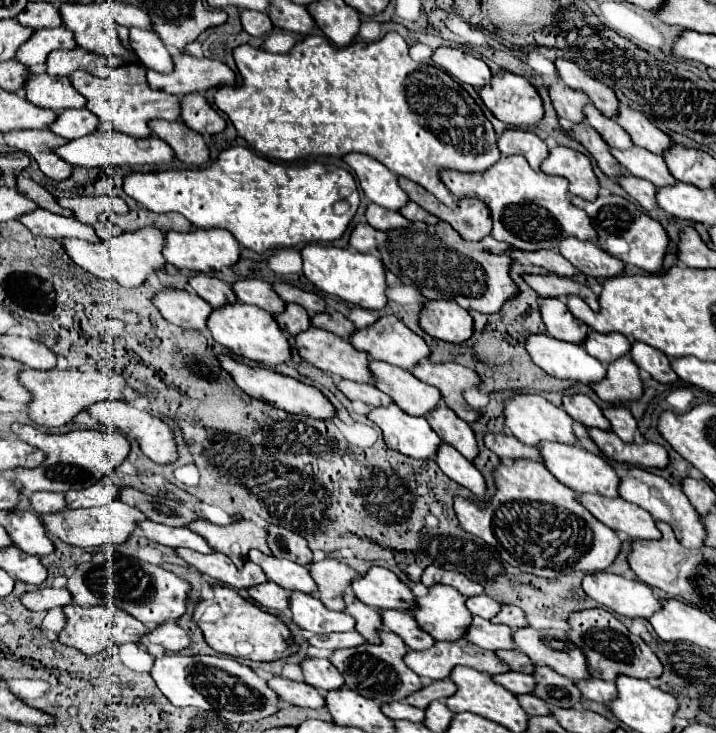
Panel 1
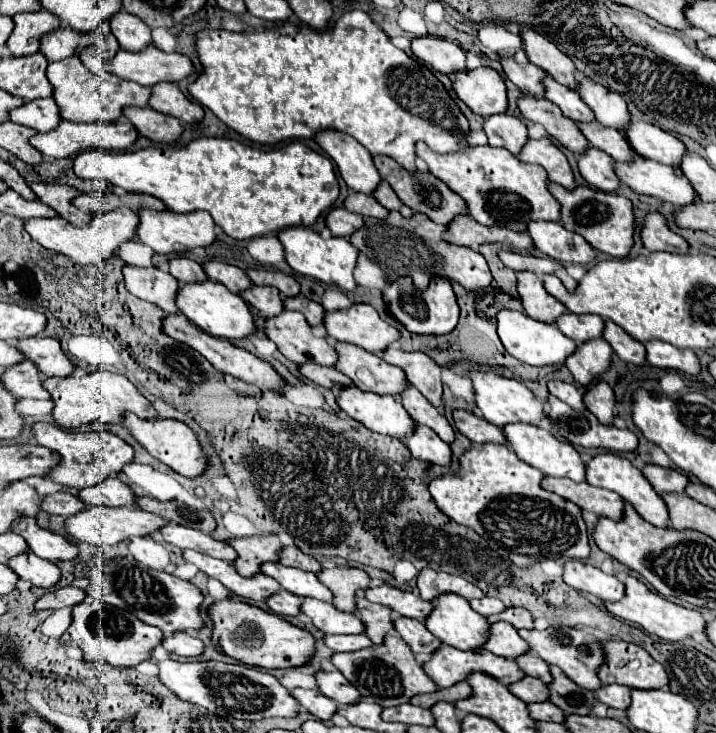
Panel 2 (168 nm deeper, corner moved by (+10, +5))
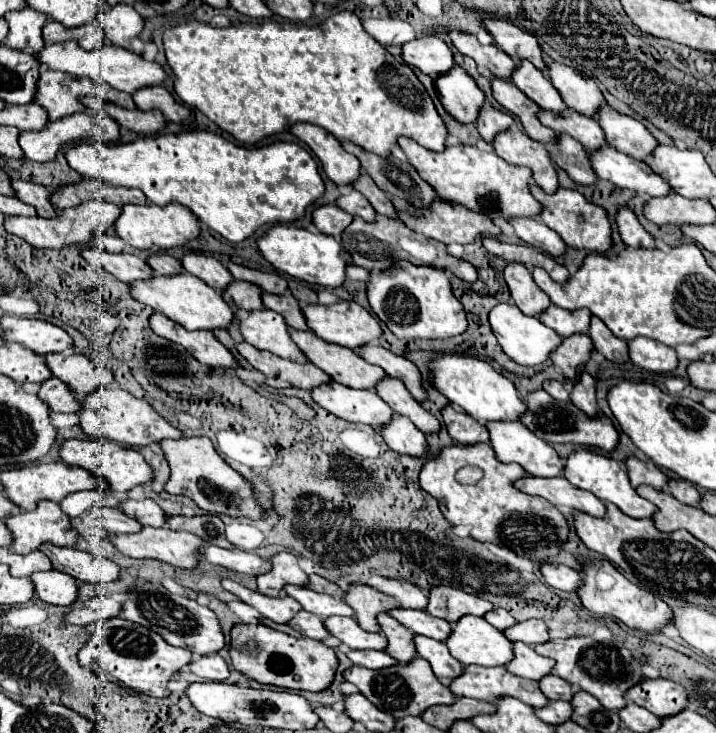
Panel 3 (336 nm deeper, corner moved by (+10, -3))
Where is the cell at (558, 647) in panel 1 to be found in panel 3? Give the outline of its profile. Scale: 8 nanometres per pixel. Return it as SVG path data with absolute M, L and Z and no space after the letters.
M571 637L571 639L553 639L543 645L537 645L535 651L543 657L555 659L553 675L569 681L573 687L583 689L597 697L605 709L619 711L627 705L625 691L629 691L637 681L643 681L643 663L641 655L631 653L625 645L617 643L599 643L593 637Z

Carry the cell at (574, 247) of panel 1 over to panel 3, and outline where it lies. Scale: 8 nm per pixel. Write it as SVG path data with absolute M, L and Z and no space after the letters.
M517 217L517 219L509 219L509 225L515 229L515 235L521 241L525 241L553 257L559 257L561 253L565 253L563 239L555 231L551 231L547 225L543 225L541 221L531 219L531 217Z

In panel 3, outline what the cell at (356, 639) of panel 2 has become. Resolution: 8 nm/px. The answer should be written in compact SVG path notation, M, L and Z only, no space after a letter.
M349 651L347 657L355 665L361 665L367 669L385 669L389 665L397 665L397 661L389 657L389 653L385 651Z

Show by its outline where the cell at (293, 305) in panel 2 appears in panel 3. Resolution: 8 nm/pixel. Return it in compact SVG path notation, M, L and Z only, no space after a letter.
M287 291L283 295L271 295L271 293L263 293L263 305L281 313L281 317L285 317L285 323L293 329L307 329L305 317L301 315L301 307L299 301Z

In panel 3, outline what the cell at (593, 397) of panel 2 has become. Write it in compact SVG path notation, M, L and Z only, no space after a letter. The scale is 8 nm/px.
M587 371L579 373L579 379L571 391L571 403L577 405L581 411L585 411L589 417L599 413L595 401L595 379Z

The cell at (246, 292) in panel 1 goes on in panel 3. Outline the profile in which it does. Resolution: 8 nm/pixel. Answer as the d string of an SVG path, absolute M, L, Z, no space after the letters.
M187 253L183 255L181 259L181 265L187 273L203 279L209 287L221 291L225 289L233 277L231 273L225 269L223 263L219 263L215 257L209 257L209 255L199 255L199 253Z

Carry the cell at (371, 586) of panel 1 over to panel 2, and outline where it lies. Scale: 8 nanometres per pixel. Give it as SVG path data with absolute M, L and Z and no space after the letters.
M381 583L377 587L365 589L365 597L371 603L385 605L385 607L393 609L395 613L403 615L403 617L413 617L413 619L419 619L419 621L423 621L429 615L429 611L433 609L431 603L423 601L417 593L397 589L389 583Z

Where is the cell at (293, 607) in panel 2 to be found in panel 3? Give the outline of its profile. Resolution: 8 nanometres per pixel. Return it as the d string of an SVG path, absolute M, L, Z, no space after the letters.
M299 611L289 625L295 631L299 631L303 637L309 637L315 641L327 641L331 637L331 633L325 629L323 621L319 617L315 617L313 613L307 613L307 611Z

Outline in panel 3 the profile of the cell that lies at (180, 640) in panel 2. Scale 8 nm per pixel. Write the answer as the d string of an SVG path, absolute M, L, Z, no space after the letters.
M207 655L189 665L189 671L199 675L203 681L225 683L229 677L229 665L223 661L221 655Z

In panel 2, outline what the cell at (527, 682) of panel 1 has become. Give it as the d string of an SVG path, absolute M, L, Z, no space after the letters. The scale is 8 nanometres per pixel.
M525 677L521 681L515 681L513 685L507 685L507 689L519 697L525 703L533 703L533 701L547 701L547 685L543 681L537 681L537 677Z

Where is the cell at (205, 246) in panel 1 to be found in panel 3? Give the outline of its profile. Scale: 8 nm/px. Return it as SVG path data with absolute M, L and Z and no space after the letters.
M121 205L121 217L115 221L115 233L129 245L137 249L171 249L185 245L199 235L197 217L189 213L183 205Z

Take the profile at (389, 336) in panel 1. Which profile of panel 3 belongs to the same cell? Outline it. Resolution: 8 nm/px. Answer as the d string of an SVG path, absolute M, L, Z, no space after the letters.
M339 301L335 305L305 305L303 315L307 319L307 327L317 337L325 339L327 343L337 343L337 345L343 345L349 349L357 349L357 347L369 343L371 339L381 337L381 327L379 327L377 319L355 301Z

